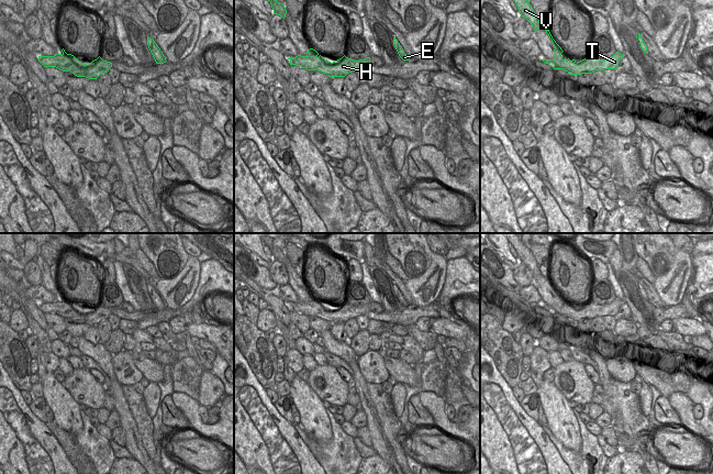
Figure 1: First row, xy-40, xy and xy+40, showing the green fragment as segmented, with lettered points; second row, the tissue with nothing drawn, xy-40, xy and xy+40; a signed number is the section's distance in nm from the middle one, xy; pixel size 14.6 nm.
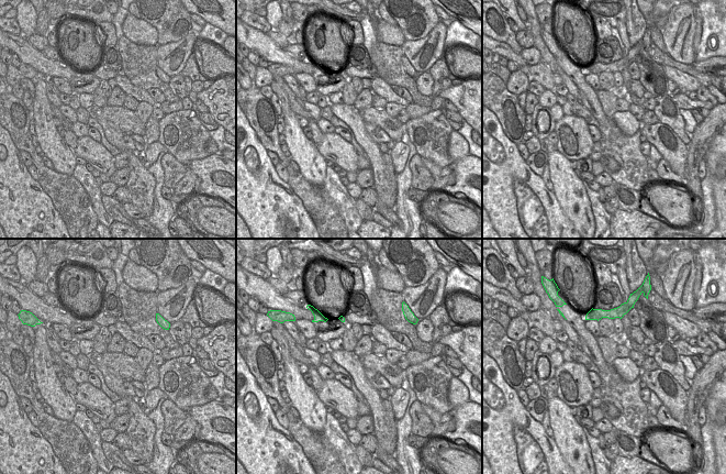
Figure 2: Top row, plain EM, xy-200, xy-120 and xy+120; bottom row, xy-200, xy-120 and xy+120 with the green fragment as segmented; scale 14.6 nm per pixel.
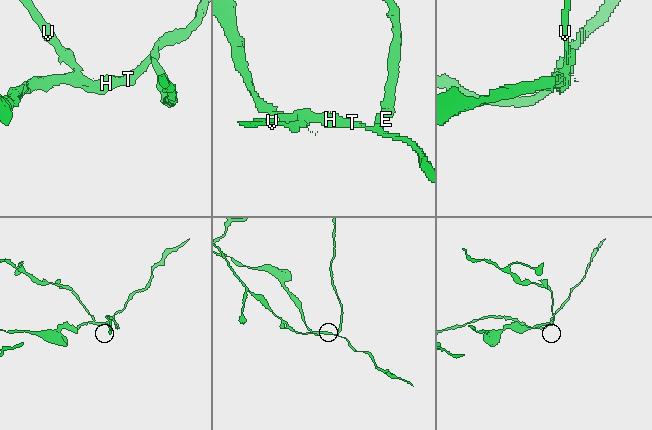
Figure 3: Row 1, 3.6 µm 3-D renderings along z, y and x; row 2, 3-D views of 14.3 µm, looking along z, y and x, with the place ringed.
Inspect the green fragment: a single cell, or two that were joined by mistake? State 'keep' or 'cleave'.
cleave

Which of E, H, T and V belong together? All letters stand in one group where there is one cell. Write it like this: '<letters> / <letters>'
E H T / V

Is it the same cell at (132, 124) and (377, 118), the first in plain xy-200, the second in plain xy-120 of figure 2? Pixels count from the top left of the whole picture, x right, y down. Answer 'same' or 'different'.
same

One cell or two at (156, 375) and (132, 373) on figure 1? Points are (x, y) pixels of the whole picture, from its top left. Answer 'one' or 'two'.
two

